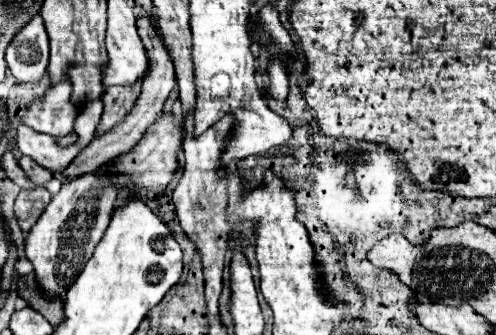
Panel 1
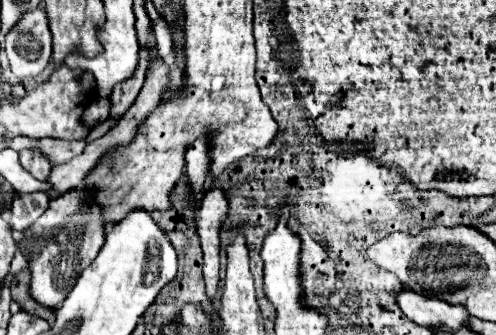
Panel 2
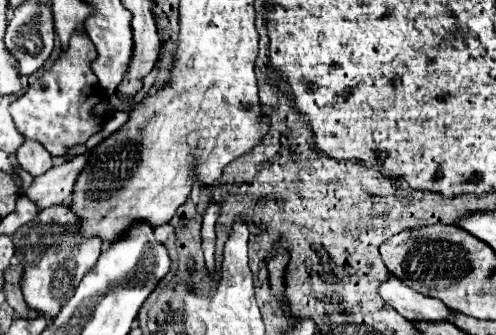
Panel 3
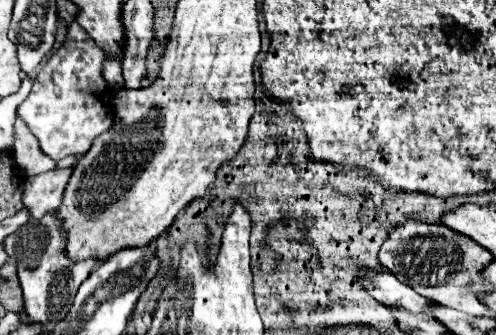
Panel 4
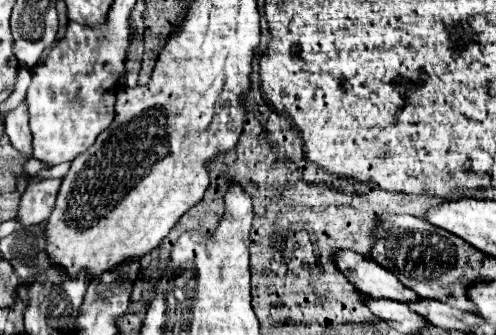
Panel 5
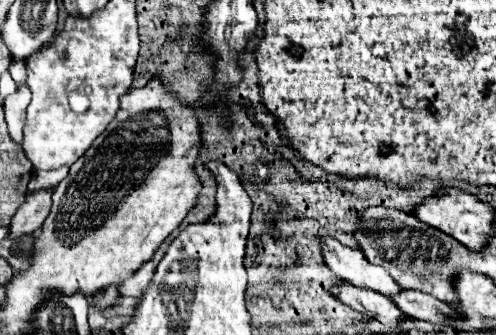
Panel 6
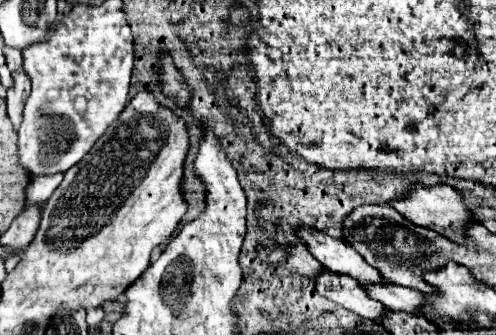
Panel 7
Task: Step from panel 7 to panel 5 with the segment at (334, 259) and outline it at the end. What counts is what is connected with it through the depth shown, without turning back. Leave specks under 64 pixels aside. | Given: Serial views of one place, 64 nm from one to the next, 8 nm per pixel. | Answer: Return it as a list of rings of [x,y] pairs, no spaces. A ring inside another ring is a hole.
[[[338,252],[336,264],[360,292],[372,298],[386,298],[404,304],[414,304],[420,300],[420,296],[406,288],[390,270],[356,252]]]

